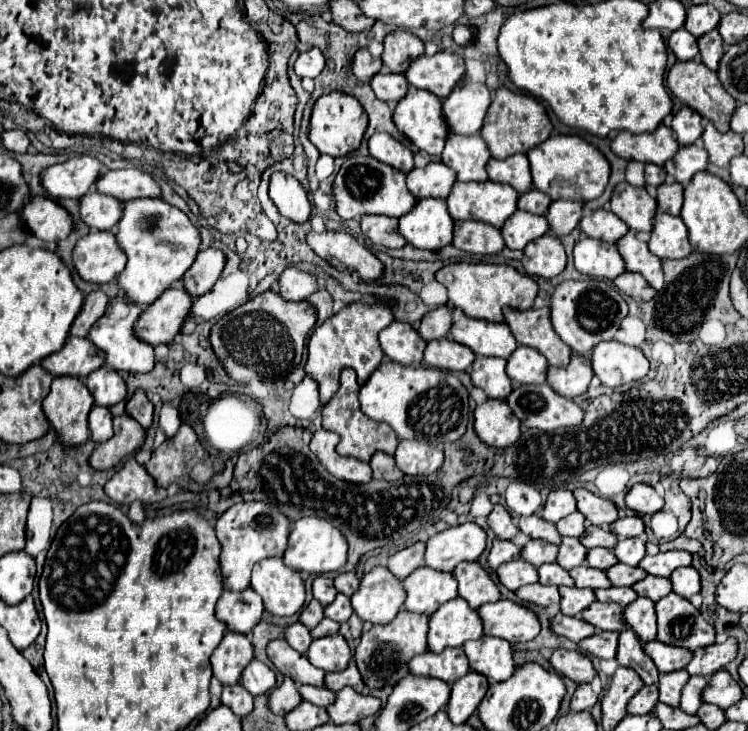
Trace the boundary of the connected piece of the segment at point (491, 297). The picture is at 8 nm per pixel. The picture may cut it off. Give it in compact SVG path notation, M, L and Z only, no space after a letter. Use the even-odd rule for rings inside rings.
M456 262L438 270L436 280L446 286L450 304L462 308L470 318L480 318L488 322L502 322L504 306L510 306L514 310L530 310L538 294L538 284L530 276L524 276L512 266L504 266L504 264Z

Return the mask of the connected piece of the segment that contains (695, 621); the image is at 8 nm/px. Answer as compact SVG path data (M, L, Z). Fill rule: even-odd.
M670 592L670 596L656 602L658 640L670 646L688 650L706 648L716 642L716 630L710 626L690 600Z

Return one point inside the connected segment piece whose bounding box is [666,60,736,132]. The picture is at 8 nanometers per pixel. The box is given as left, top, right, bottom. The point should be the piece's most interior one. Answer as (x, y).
(693, 84)

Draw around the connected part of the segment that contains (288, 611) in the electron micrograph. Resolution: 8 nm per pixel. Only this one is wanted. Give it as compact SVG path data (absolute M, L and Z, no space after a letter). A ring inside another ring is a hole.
M266 558L254 566L252 590L264 600L264 608L274 616L292 616L304 606L304 582L300 574L284 564L282 558Z

